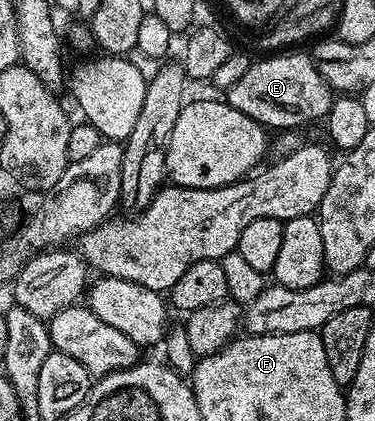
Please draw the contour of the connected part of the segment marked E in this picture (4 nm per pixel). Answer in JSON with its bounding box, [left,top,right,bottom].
[224,49,335,129]

